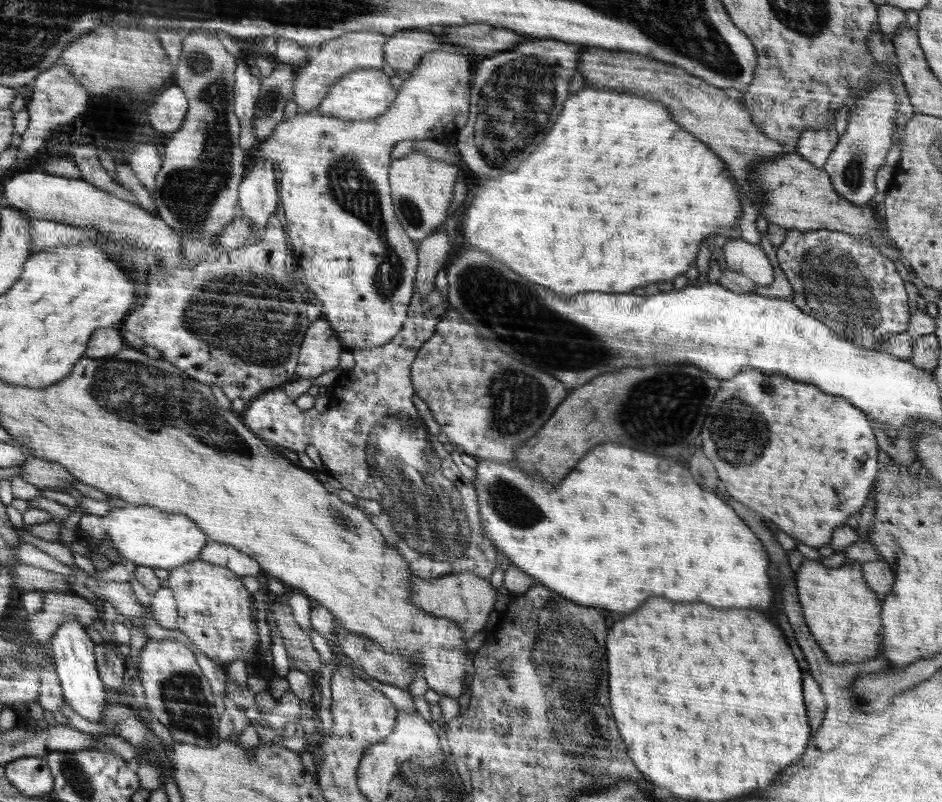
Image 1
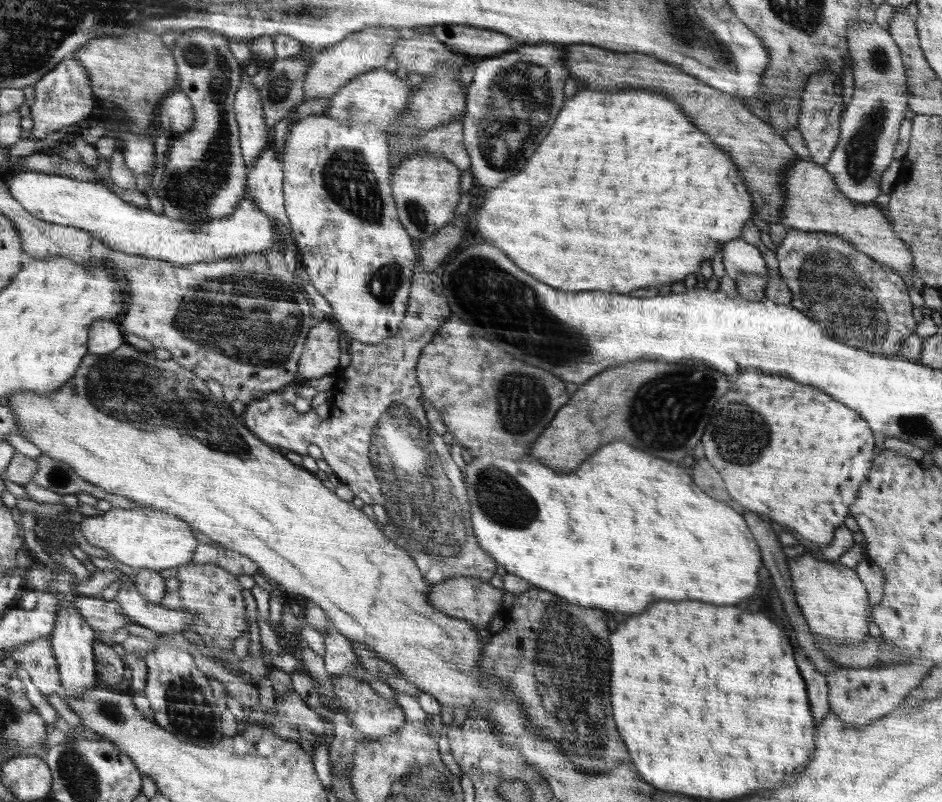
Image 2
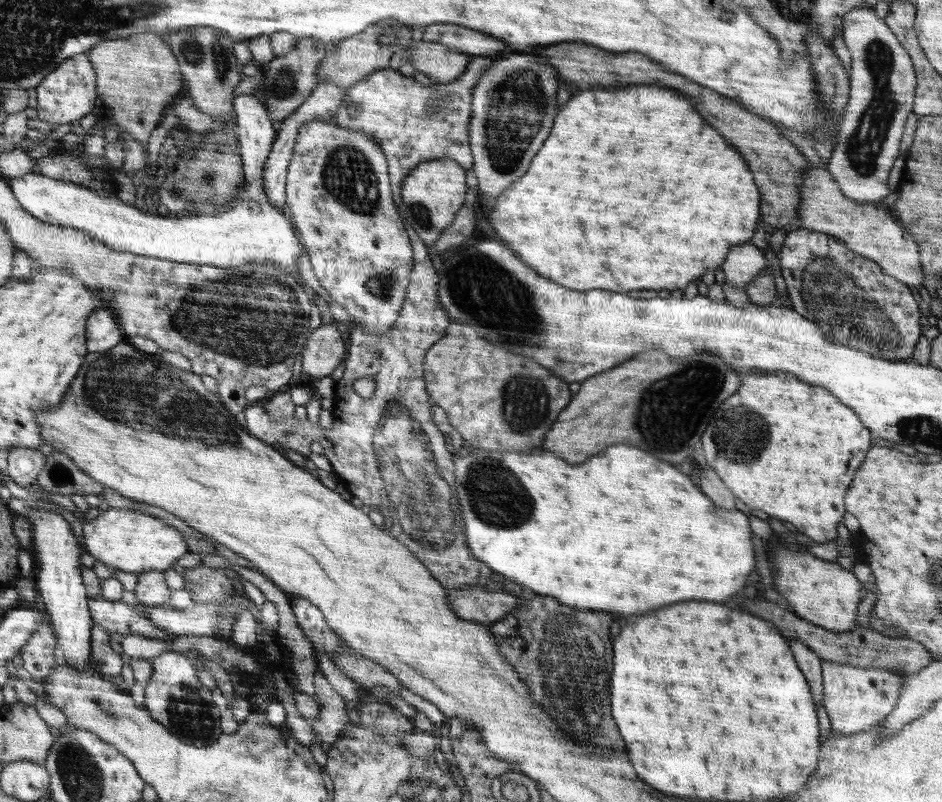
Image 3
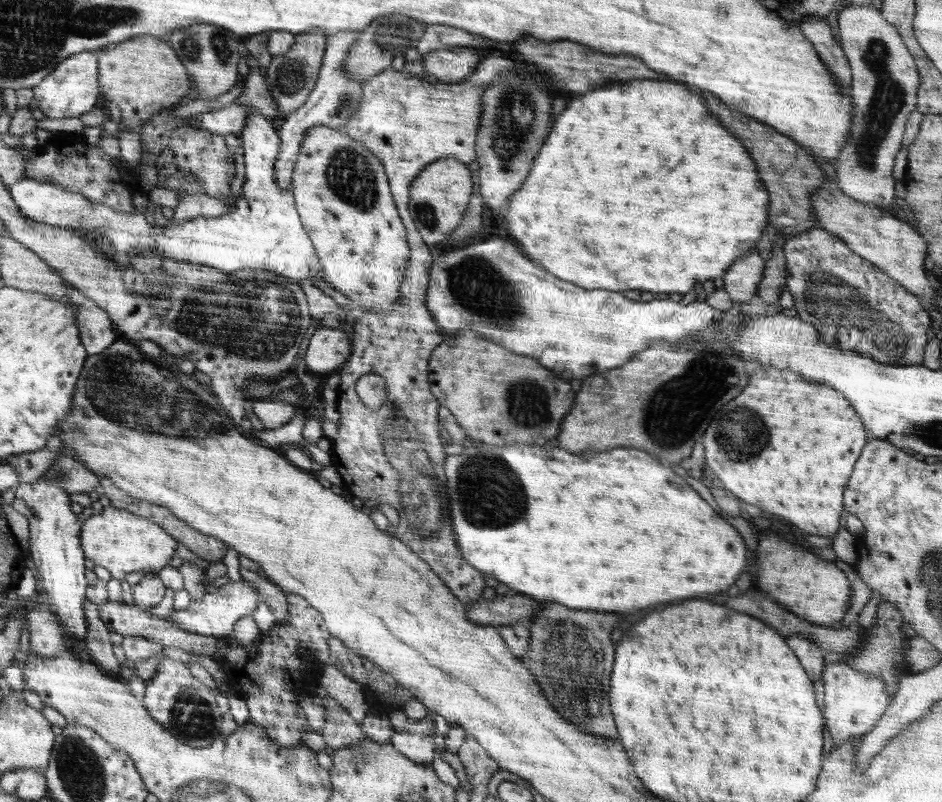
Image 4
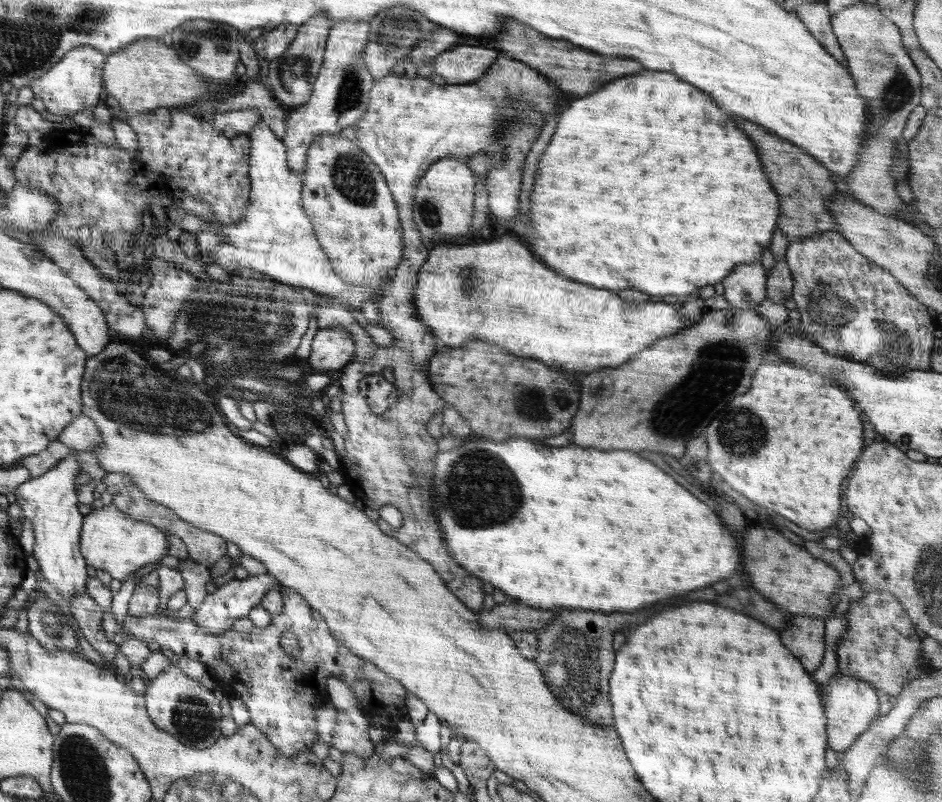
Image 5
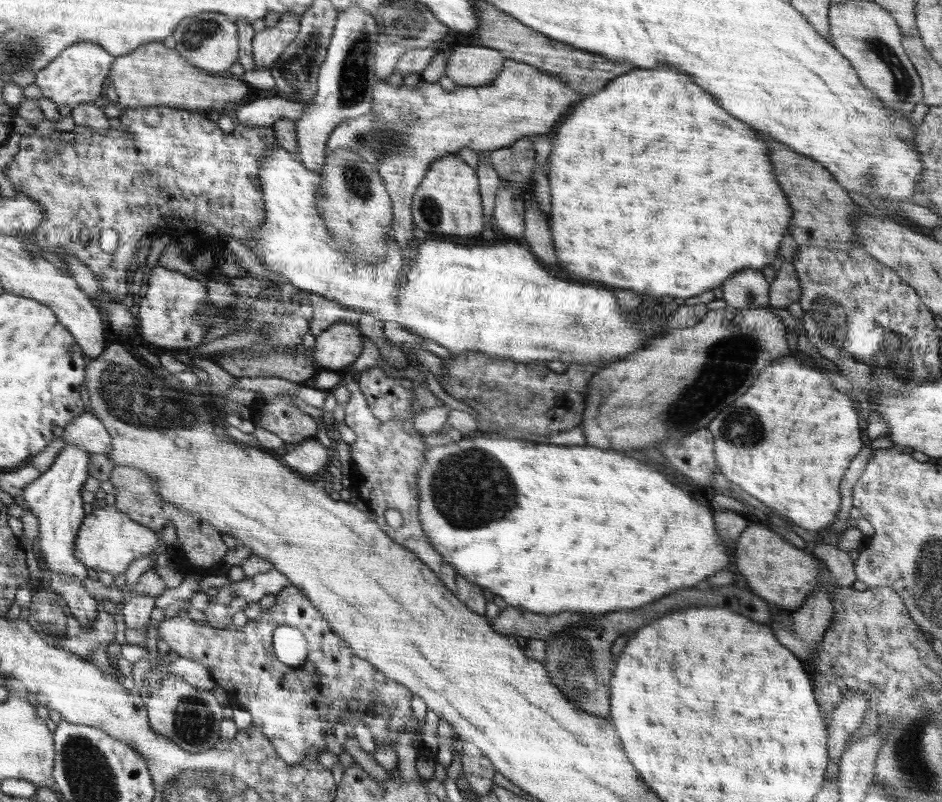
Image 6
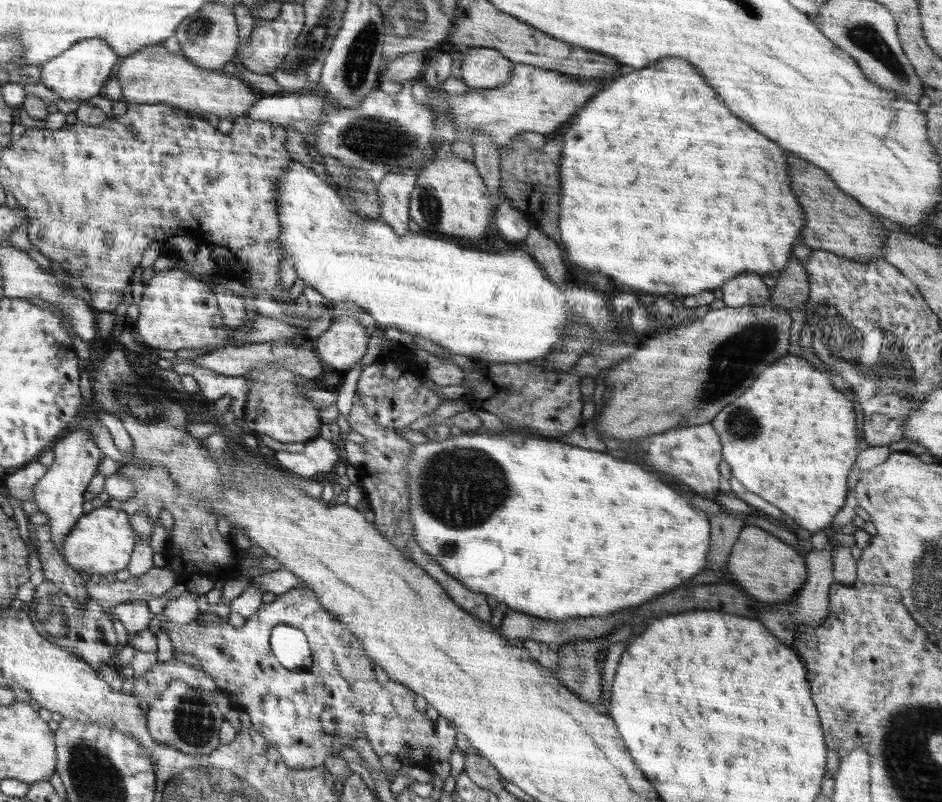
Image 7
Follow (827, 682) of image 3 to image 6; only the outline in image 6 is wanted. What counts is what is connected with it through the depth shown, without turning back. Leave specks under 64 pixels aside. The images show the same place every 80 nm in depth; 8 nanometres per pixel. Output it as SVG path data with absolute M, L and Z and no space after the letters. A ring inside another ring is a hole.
M847 690L845 698L833 708L827 727L830 762L839 764L842 753L846 750L845 744L864 720L867 708L868 697L863 692L851 692L851 690Z

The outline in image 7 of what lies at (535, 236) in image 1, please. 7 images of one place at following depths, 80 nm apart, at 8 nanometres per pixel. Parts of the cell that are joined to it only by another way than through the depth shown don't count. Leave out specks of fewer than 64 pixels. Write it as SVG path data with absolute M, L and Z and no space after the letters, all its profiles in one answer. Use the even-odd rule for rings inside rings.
M662 58L658 64L650 68L642 68L640 74L630 72L618 80L614 80L608 88L598 92L586 106L580 109L576 120L566 124L568 130L561 138L564 150L561 150L560 160L560 194L559 194L559 231L560 242L566 249L566 256L578 268L586 273L598 271L610 280L618 284L626 284L632 289L641 290L658 296L671 295L682 297L693 295L702 291L714 291L727 281L738 275L754 272L778 275L785 269L792 257L792 246L800 238L800 230L804 228L804 212L796 200L796 196L790 190L788 180L789 164L786 164L786 154L773 140L768 140L750 124L738 120L738 116L732 116L722 102L722 98L716 96L716 92L708 86L708 81L702 78L699 70L692 68L690 62L682 58Z

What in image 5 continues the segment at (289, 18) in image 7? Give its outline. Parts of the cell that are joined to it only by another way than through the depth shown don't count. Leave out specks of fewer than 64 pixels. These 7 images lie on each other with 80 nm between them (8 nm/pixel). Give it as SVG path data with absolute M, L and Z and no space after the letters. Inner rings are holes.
M278 26L271 32L264 33L254 40L253 49L260 59L272 61L288 50L290 43L297 37L296 28L292 26Z

